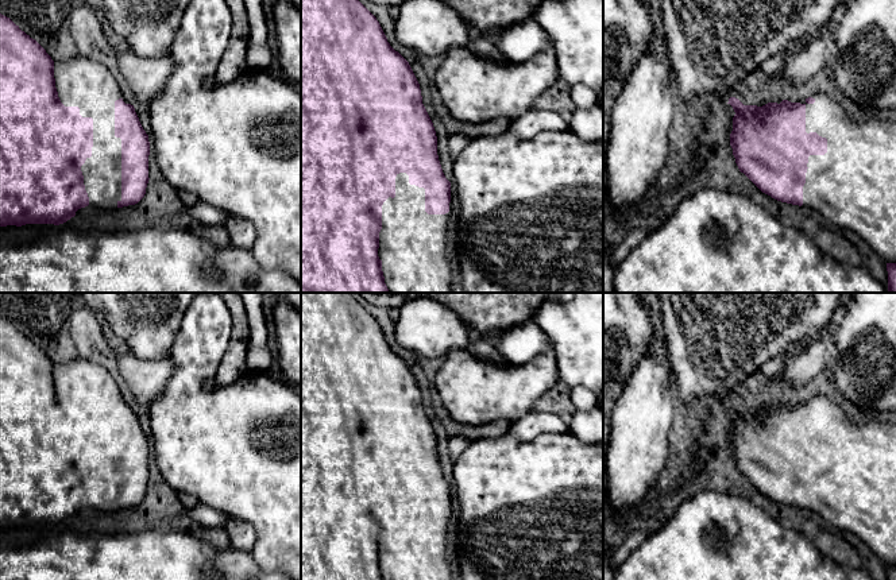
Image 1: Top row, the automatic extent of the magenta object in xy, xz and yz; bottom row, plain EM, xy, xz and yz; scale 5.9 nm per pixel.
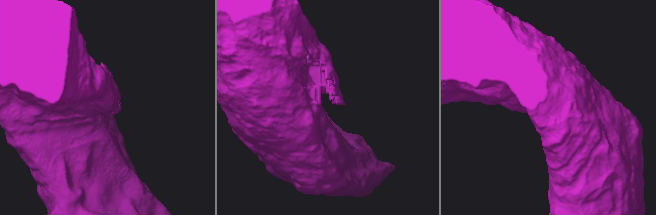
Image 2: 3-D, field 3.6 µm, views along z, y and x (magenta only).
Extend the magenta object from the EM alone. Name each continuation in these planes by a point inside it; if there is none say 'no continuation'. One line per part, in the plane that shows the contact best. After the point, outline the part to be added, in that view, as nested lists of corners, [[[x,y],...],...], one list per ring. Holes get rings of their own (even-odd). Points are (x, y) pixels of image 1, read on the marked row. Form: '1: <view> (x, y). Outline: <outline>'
1: xz (416, 250). Outline: [[[406,173],[397,174],[395,197],[389,197],[382,205],[382,229],[378,248],[385,283],[390,293],[452,293],[452,239],[448,231],[451,210],[452,201],[448,213],[428,214],[425,212],[425,189],[410,185]]]

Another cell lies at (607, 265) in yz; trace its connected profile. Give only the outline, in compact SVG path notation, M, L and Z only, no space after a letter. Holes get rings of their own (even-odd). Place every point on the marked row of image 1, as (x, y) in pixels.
M603 235L603 293L615 293L614 267L615 264L610 260L610 250Z

